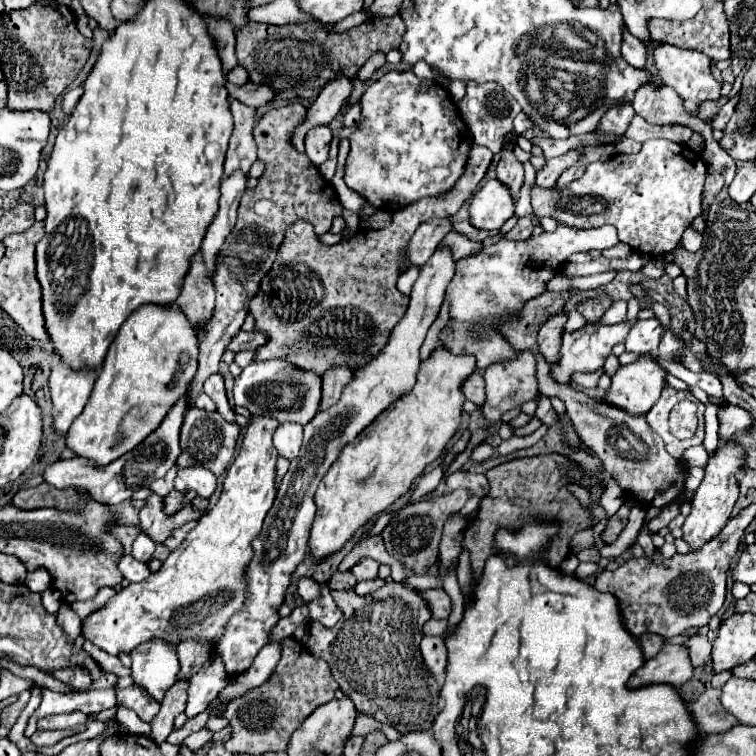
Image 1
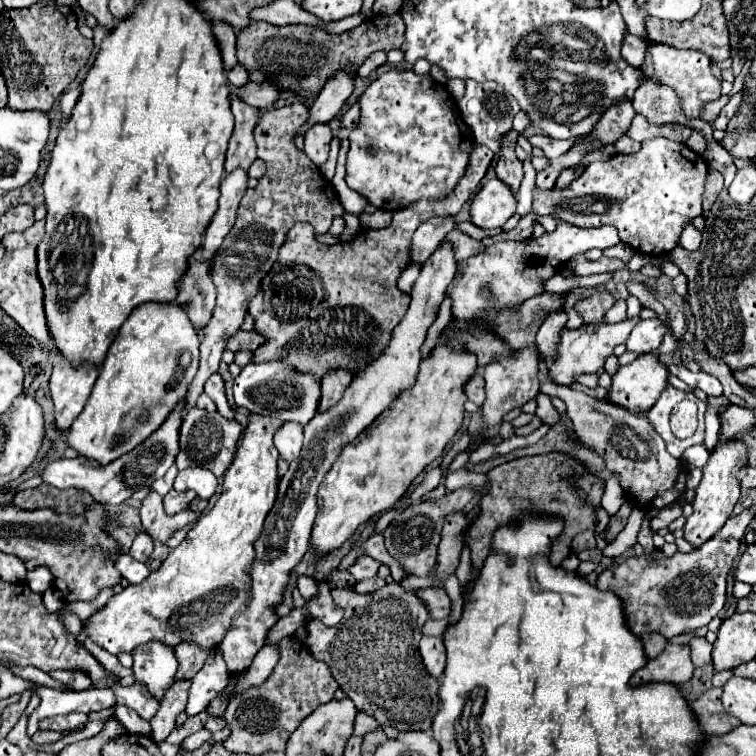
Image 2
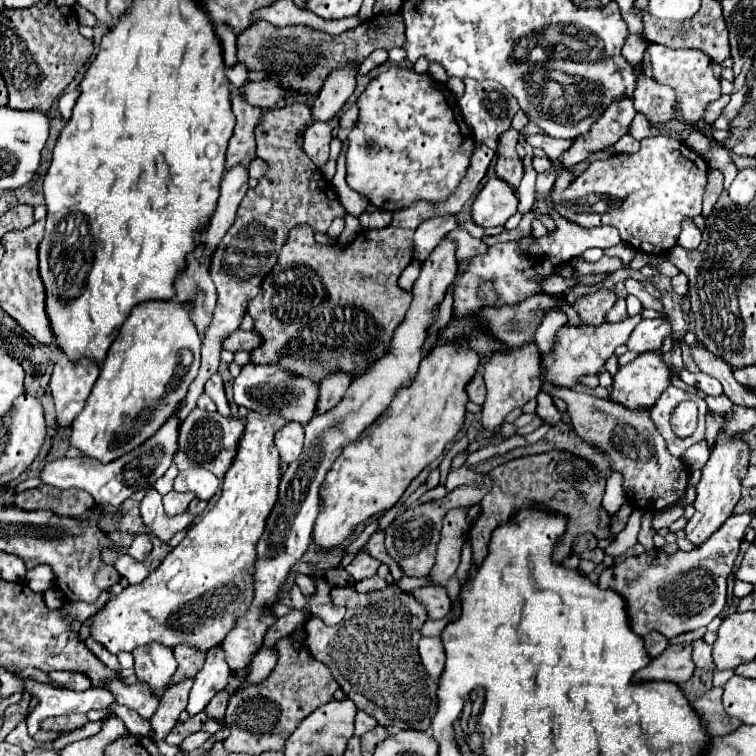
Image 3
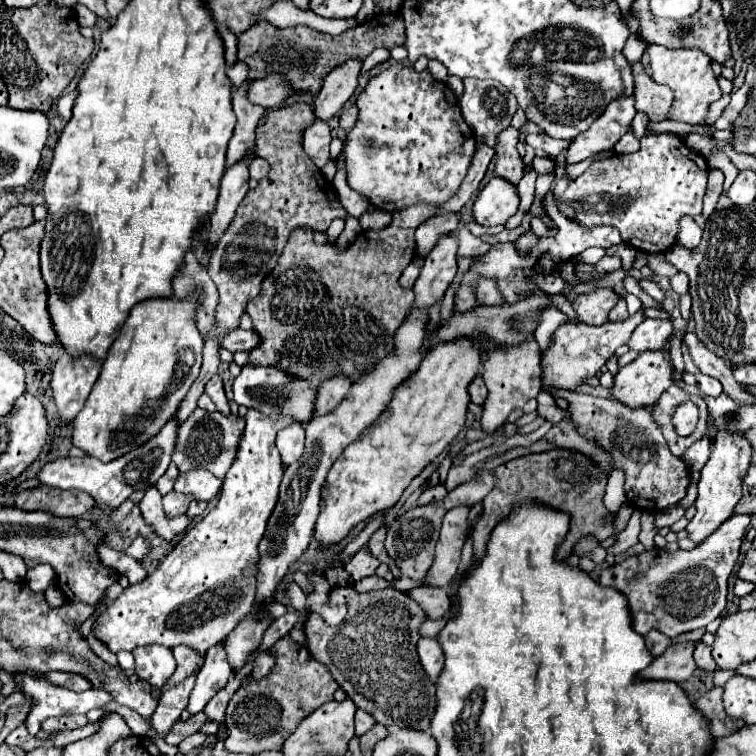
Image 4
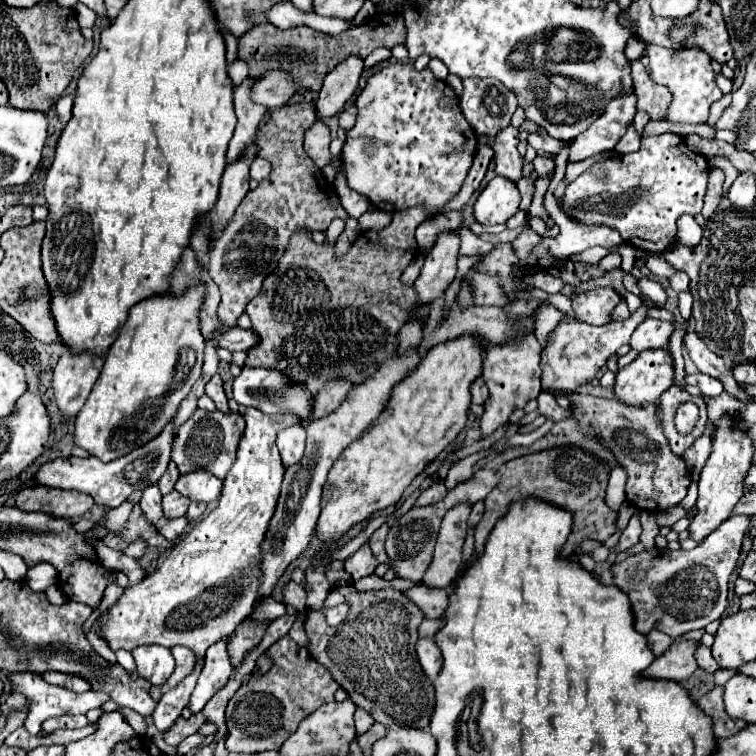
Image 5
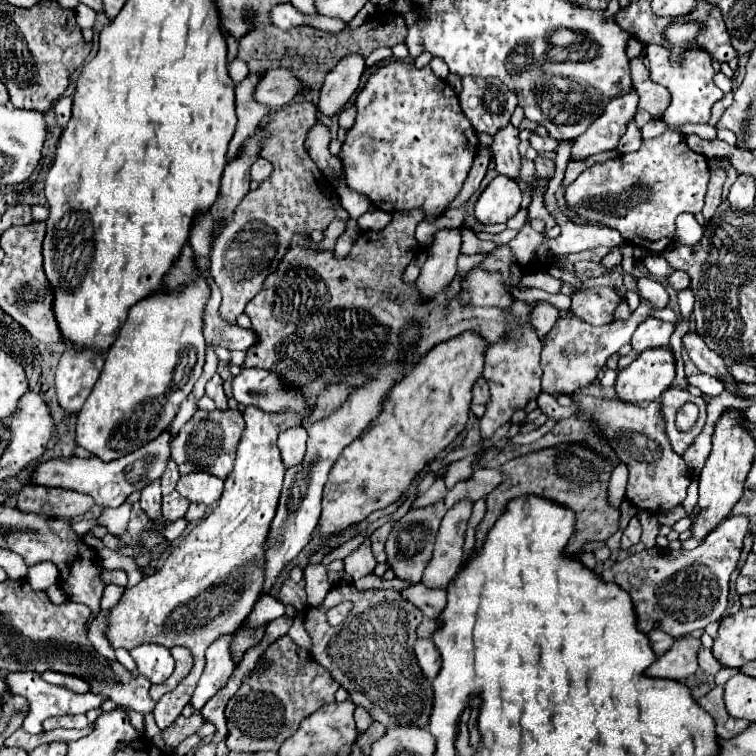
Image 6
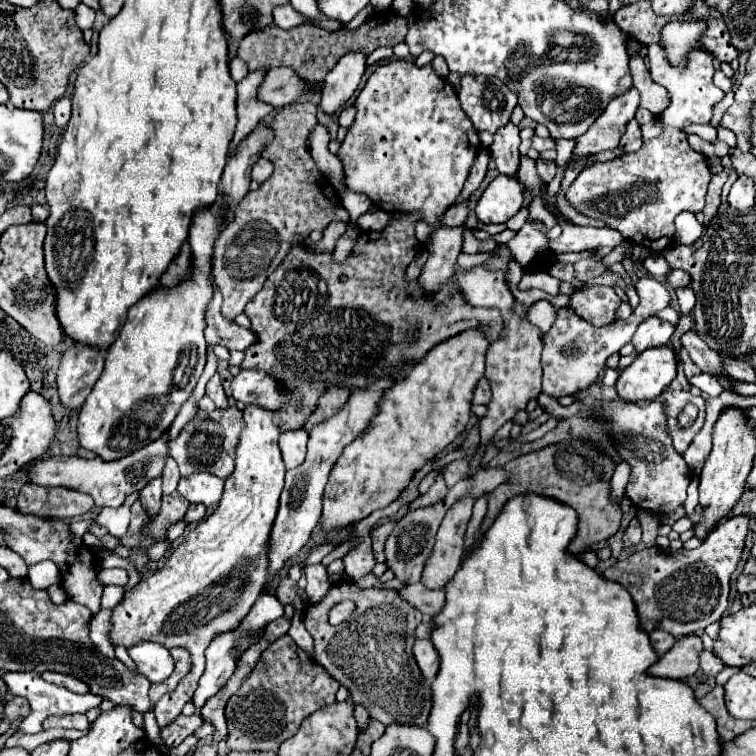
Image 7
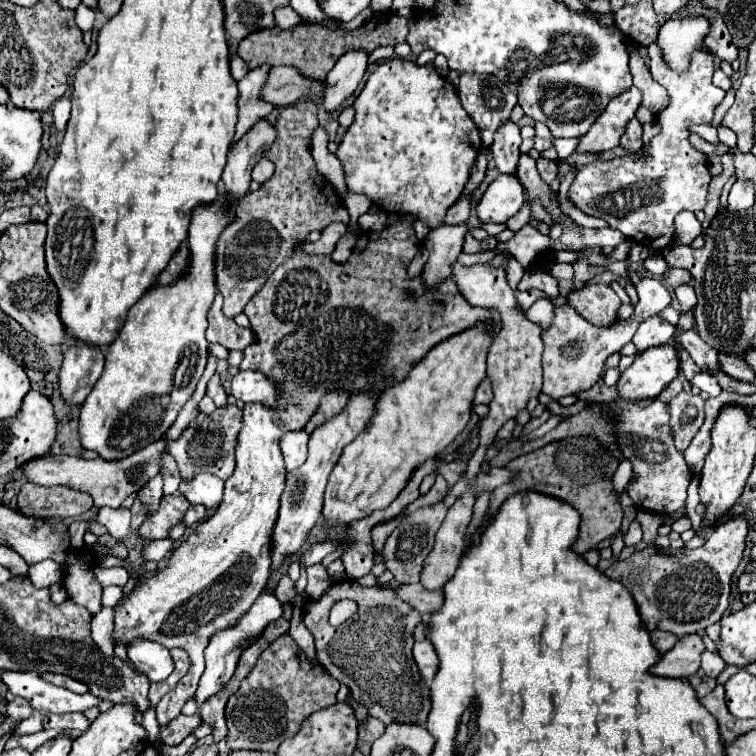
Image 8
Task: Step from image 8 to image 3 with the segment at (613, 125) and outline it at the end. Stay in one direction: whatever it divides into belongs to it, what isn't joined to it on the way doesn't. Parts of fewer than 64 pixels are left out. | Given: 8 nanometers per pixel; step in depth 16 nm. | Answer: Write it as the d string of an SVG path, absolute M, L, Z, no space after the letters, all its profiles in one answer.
M622 98L622 100L616 100L614 104L610 104L608 112L604 112L600 116L600 120L592 126L590 132L580 136L574 142L574 146L568 152L564 152L564 156L554 158L552 166L546 172L538 174L536 190L538 192L552 190L560 168L570 168L570 166L582 162L590 152L596 152L596 150L616 144L628 132L632 118L636 116L636 110L632 104L634 104L632 98Z

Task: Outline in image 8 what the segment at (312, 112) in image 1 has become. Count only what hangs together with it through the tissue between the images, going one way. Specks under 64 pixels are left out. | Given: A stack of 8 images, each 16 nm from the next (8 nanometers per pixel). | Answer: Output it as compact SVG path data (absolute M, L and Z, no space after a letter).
M346 52L324 80L326 88L322 94L322 108L326 112L338 110L340 104L348 100L352 92L358 88L366 68L368 68L366 52Z

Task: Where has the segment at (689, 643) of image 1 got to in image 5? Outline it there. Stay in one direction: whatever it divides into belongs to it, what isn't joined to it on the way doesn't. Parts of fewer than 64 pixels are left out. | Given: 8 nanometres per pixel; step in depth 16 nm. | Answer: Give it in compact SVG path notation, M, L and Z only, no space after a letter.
M698 644L698 650L696 650L696 662L698 662L698 666L702 668L702 670L706 670L706 672L716 672L718 670L718 664L716 664L716 660L712 658L712 654L710 654L710 648L706 648L704 644Z

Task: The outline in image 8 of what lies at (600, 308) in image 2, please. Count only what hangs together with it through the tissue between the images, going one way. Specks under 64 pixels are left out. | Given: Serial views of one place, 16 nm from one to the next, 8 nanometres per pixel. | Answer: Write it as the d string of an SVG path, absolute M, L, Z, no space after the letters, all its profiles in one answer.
M594 284L582 290L570 292L570 306L594 326L610 326L616 322L616 312L620 308L620 298L610 286Z

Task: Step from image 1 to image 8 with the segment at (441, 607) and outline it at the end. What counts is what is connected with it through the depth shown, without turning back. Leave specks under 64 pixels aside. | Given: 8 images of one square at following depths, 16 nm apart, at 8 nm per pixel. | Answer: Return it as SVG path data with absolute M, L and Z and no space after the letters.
M404 584L404 586L396 588L394 592L396 592L396 596L400 596L400 600L412 604L424 616L438 612L444 602L444 594L440 590L432 592L432 590L426 590L422 584Z

